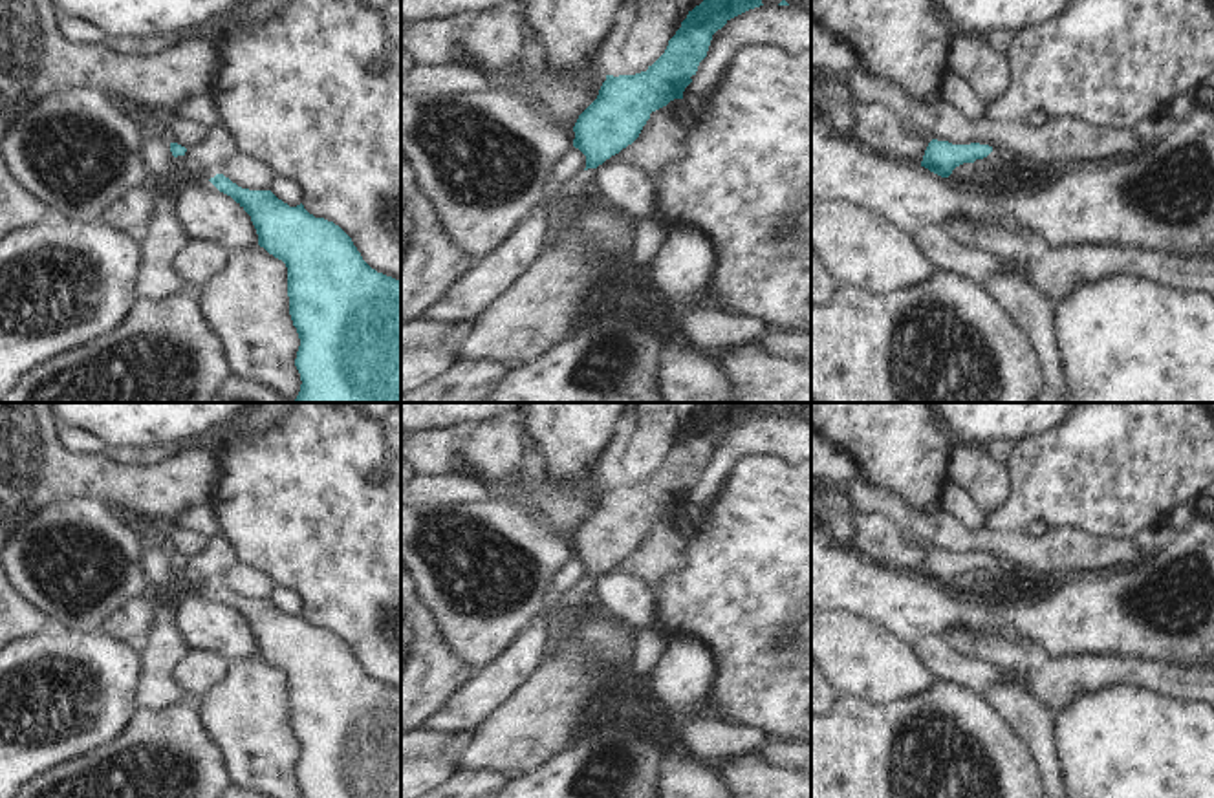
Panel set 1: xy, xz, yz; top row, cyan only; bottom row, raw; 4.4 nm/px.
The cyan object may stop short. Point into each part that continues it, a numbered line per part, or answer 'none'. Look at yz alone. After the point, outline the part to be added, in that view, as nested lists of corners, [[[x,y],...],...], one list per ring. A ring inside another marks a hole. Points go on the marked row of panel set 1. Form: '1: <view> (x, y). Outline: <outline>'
1: yz (998, 161). Outline: [[[994,150],[987,156],[992,170],[1009,170],[1013,168],[1014,161],[1005,157],[1000,150]]]

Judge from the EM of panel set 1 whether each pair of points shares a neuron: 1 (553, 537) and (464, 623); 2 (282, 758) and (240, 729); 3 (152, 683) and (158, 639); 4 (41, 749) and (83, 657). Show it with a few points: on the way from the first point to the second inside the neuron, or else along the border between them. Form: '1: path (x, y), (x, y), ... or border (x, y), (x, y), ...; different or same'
1: path (537, 568), (533, 595), (509, 612), (495, 612); same
2: path (271, 758), (251, 738); same
3: path (156, 672), (158, 650); same
4: path (41, 727), (41, 716), (77, 679); same

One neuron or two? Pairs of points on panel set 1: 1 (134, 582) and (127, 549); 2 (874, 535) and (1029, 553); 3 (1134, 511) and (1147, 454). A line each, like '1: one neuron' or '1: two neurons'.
1: one neuron
2: two neurons
3: one neuron

